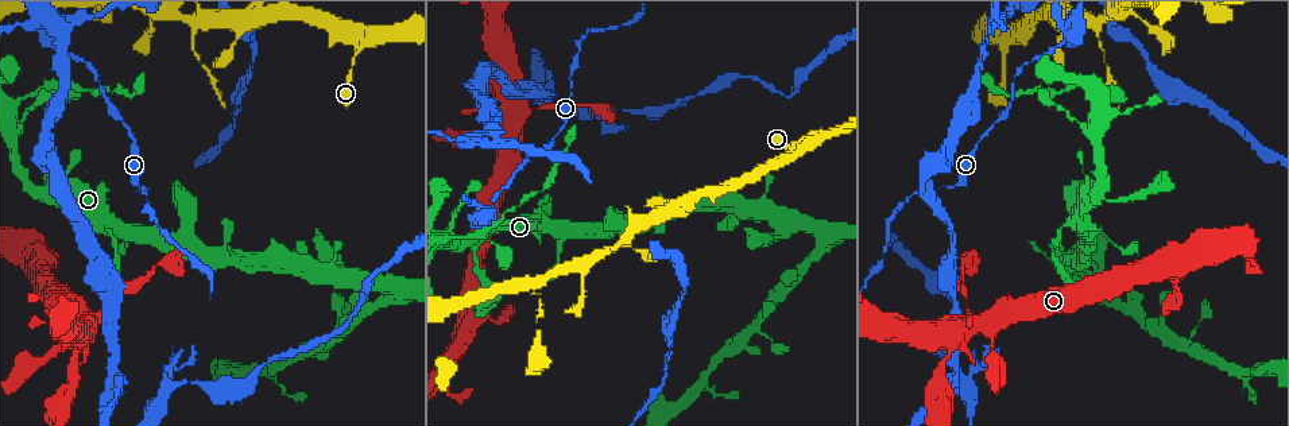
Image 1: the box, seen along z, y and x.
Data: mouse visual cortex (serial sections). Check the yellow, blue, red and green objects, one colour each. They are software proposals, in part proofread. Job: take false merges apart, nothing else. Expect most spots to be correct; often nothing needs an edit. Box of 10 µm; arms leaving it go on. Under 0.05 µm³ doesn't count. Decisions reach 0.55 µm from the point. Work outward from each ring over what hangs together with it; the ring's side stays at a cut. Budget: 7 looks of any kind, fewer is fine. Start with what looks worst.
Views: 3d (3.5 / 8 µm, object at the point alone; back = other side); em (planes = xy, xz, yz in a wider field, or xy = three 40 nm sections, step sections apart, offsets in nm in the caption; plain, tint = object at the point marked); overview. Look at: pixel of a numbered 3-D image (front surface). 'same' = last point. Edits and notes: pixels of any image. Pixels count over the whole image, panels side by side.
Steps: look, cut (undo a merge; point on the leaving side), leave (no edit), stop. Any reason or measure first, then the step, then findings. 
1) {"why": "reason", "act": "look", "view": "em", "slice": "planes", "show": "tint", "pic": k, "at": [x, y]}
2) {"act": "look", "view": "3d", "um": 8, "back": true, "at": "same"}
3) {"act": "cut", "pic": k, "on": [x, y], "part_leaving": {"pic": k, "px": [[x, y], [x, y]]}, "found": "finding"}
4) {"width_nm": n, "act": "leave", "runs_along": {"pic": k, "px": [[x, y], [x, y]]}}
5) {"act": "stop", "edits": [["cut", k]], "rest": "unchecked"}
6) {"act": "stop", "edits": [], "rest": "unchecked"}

{"why": "three arms meet", "act": "look", "view": "3d", "um": 3.5, "pic": 1, "at": [53, 39]}

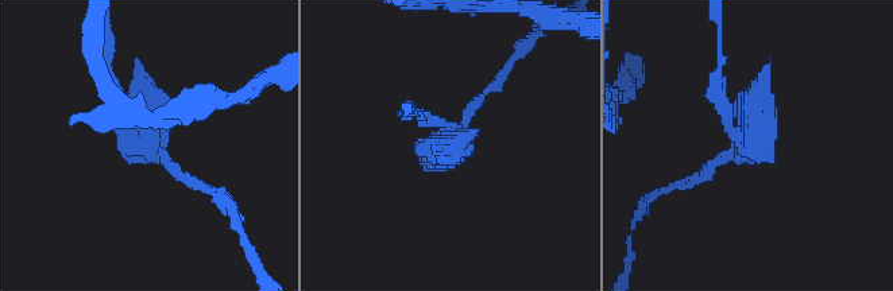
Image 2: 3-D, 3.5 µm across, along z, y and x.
{"why": "now the EM", "act": "look", "view": "em", "slice": "xy", "step": 1, "show": "tint", "pic": 2, "at": [453, 131]}

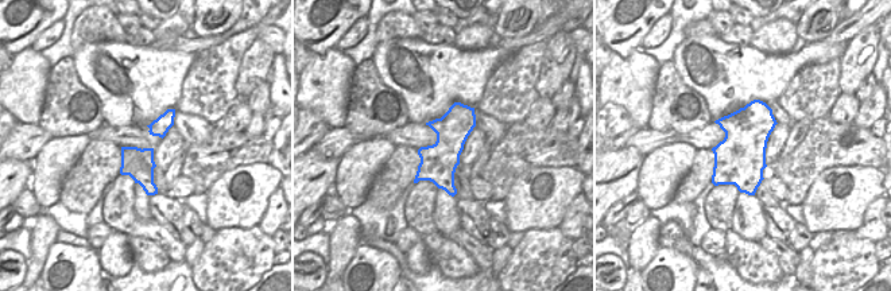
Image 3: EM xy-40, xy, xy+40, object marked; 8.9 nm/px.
{"width_nm": 340, "act": "cut", "pic": 2, "on": [714, 94], "part_leaving": {"pic": 2, "px": [[731, 131], [721, 69]]}, "found": "two cells meet here"}

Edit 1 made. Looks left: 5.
{"why": "four arms meet", "act": "look", "view": "3d", "um": 3.5, "pic": 1, "at": [950, 343]}

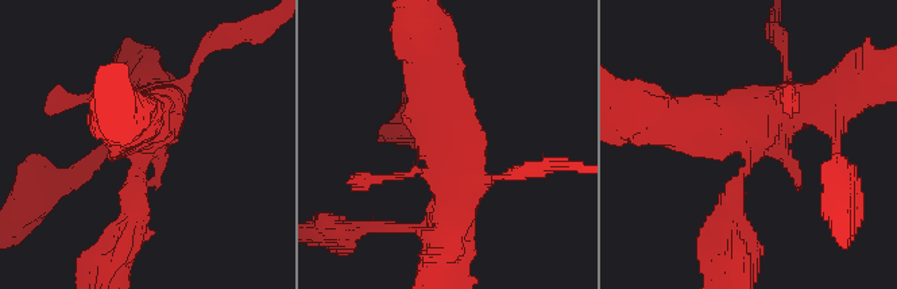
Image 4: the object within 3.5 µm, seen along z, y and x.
{"why": "shape alone is not enough", "act": "look", "view": "em", "slice": "xy", "step": 2, "show": "tint", "pic": 4, "at": [441, 139]}

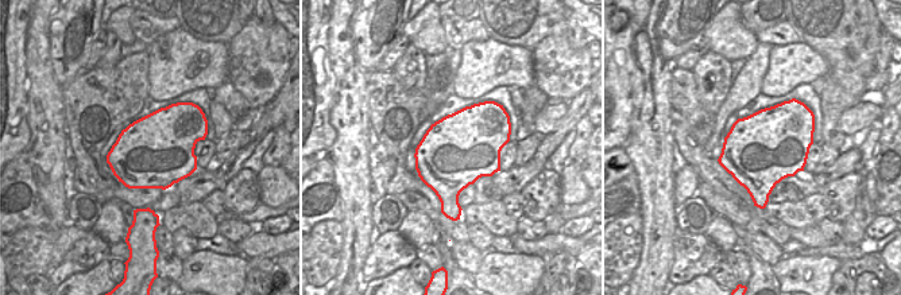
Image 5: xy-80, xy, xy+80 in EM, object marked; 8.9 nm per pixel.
{"act": "leave", "runs_along": {"pic": 4, "px": [[451, 220], [459, 151], [425, 54]]}, "found": "one cell here"}

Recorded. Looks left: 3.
{"why": "arms part here", "act": "look", "view": "3d", "um": 3.5, "pic": 1, "at": [758, 322]}

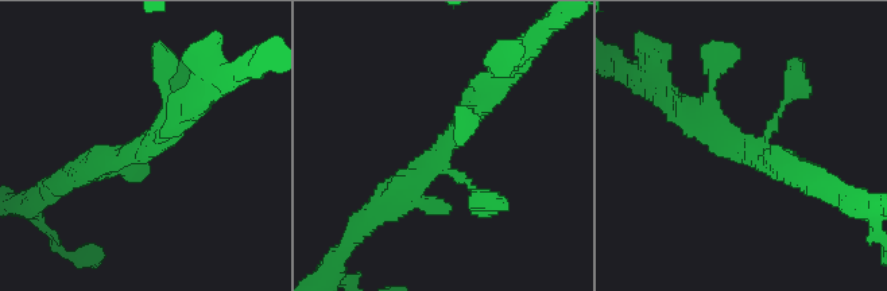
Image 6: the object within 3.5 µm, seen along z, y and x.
{"act": "look", "view": "em", "slice": "xy", "step": 3, "show": "tint", "pic": 6, "at": [744, 152]}

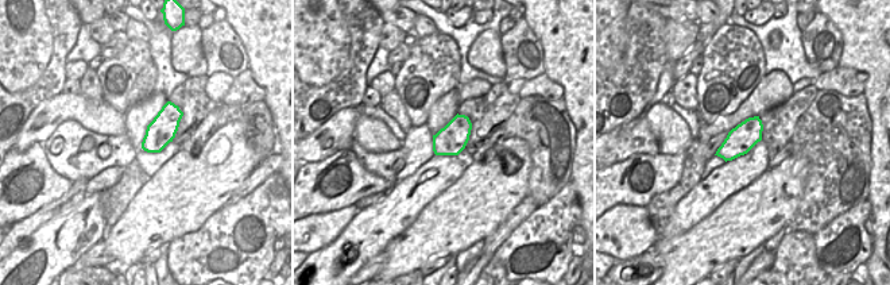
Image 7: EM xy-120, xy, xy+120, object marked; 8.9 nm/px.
{"act": "leave", "found": "continuous, no second cell"}

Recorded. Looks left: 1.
{"act": "stop", "edits": [["cut", 2]], "rest": "unchecked"}

